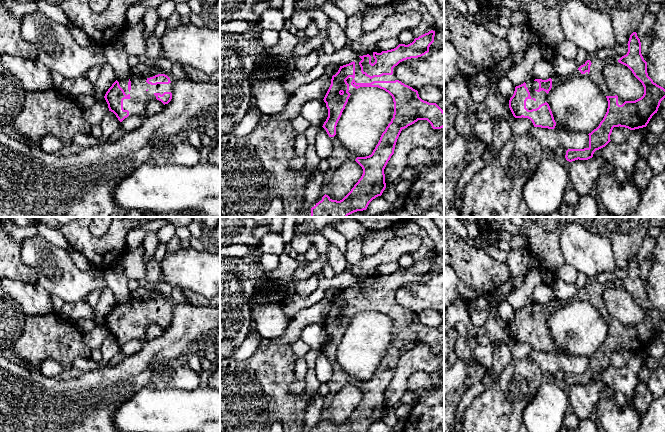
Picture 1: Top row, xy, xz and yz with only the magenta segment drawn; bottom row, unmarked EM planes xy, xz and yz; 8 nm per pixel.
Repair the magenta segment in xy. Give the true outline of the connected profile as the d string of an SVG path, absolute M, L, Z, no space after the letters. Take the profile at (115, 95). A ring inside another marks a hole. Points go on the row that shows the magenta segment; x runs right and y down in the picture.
M165 74L135 75L116 80L106 92L104 98L109 111L122 122L134 115L143 115L148 103L157 99L164 105L172 99L173 87Z

